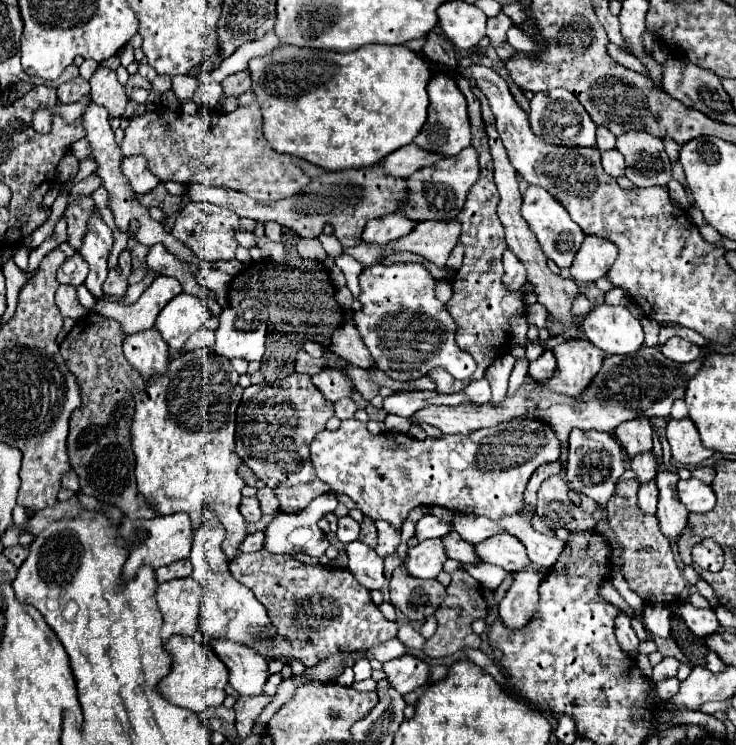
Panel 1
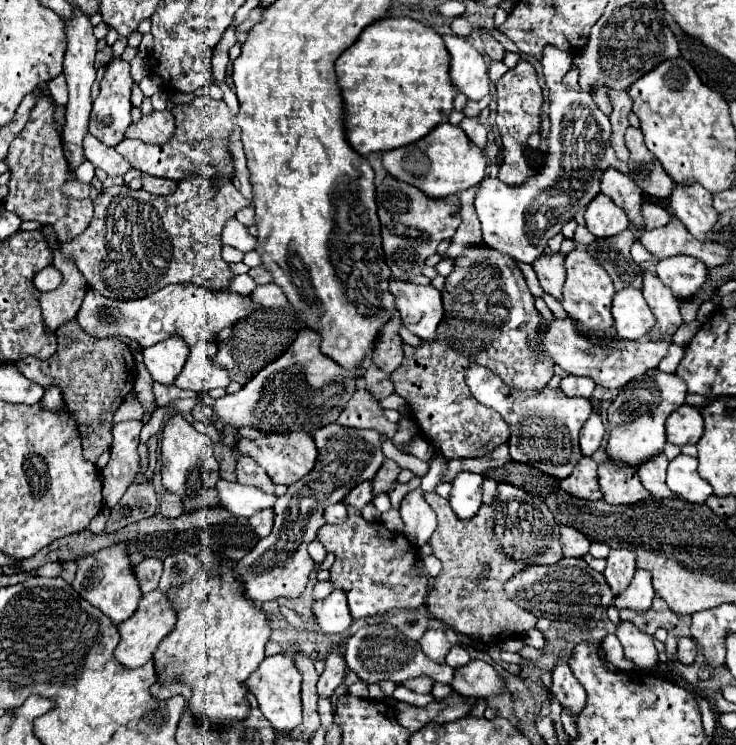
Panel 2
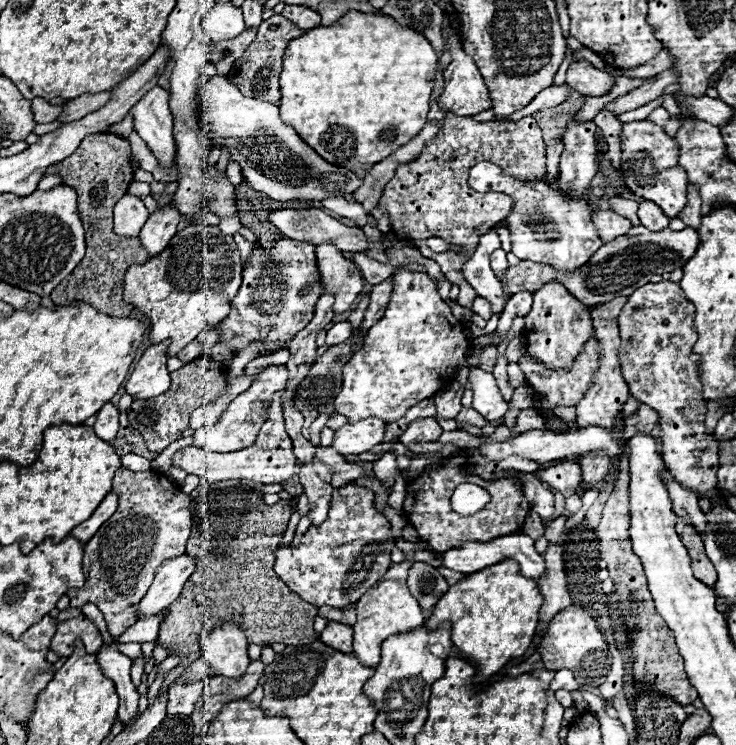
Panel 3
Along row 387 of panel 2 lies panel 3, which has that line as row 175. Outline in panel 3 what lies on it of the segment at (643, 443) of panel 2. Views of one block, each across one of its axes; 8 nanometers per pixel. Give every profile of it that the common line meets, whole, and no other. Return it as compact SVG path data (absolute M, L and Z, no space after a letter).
M640 120L622 124L622 160L620 170L626 176L626 186L640 198L646 198L658 204L664 214L672 220L678 218L682 208L686 206L686 188L688 178L686 172L678 166L678 144L672 136L664 132L664 128Z

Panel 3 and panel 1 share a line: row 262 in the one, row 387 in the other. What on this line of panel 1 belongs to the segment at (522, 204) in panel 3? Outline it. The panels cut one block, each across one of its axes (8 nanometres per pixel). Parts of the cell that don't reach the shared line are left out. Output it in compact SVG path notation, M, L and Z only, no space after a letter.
M582 338L558 344L552 354L558 368L550 382L540 382L540 386L550 386L550 390L558 390L562 394L582 394L582 390L590 384L590 378L598 374L604 360L602 350Z

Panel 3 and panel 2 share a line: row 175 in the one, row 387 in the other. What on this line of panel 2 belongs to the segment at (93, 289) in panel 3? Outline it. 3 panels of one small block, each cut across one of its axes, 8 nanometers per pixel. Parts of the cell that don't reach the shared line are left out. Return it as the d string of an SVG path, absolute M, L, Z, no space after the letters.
M66 322L56 330L58 350L48 358L40 360L26 356L15 362L18 370L32 382L50 388L58 386L64 394L66 408L74 416L84 458L96 462L98 456L112 444L112 416L124 398L132 392L136 382L136 364L130 348L118 338L94 338L86 334L78 322Z

